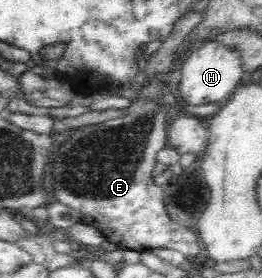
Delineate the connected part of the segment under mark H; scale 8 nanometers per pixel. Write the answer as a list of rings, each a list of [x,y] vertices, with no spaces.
[[[211,40],[202,44],[201,48],[198,48],[183,62],[177,89],[179,89],[181,99],[187,104],[193,106],[222,104],[235,90],[239,80],[246,76],[239,61],[239,51]]]

